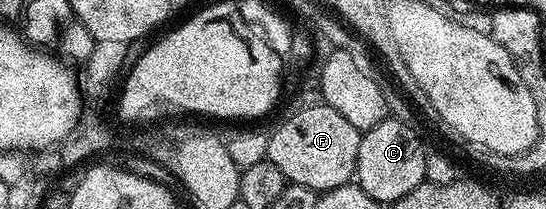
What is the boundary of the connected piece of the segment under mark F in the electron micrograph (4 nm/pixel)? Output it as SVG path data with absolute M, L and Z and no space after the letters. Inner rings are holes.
M326 104L307 106L296 114L291 114L271 134L271 143L267 142L267 161L272 162L283 173L292 186L304 186L316 192L326 192L338 186L348 185L354 179L357 168L357 148L361 148L361 131L353 128L341 112Z

